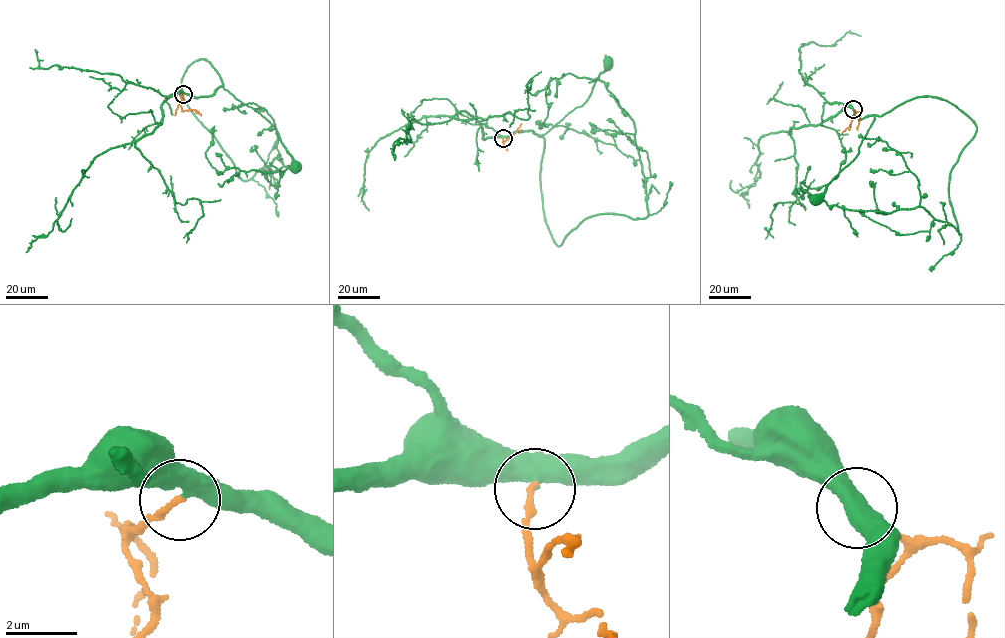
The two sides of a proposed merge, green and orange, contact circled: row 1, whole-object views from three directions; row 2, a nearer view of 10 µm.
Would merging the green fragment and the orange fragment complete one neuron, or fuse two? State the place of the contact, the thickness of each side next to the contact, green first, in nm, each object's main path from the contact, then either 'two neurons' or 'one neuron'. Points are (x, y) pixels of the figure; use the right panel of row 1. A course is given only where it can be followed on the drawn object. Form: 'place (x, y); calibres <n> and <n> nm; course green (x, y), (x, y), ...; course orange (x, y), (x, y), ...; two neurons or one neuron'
place (853, 109); calibres 360 and 180 nm; course green (853, 109), (853, 115), (863, 119), (873, 115), (875, 118), (854, 159), (817, 198); course orange (853, 109), (856, 112), (850, 126), (842, 132); one neuron

